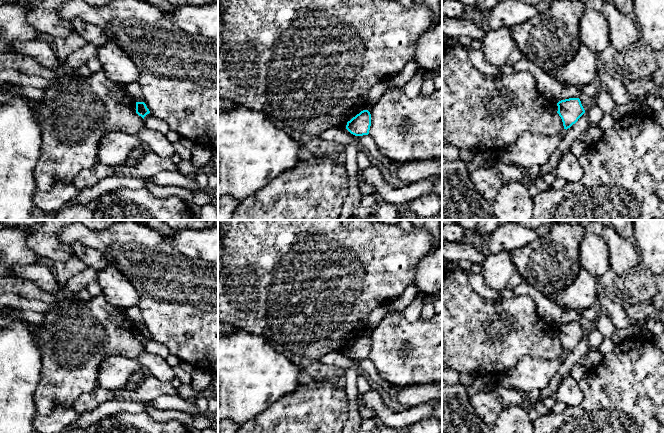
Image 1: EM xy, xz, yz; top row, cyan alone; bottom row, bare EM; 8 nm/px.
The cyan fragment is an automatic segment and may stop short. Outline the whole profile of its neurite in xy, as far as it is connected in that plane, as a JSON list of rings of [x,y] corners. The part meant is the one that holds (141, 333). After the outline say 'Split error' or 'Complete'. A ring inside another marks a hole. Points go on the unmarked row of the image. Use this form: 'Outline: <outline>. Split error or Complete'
Outline: [[[136,326],[136,337],[144,343],[150,335],[144,326]]]. Complete

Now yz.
Outline: [[[569,322],[557,327],[557,337],[562,343],[564,353],[570,352],[585,337],[579,322]]]. Complete

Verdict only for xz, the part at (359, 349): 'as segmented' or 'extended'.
as segmented

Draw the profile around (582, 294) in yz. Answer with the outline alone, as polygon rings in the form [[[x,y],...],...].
[[[581,268],[573,283],[555,293],[553,298],[557,304],[581,312],[597,306],[598,294],[601,288],[600,278]]]

